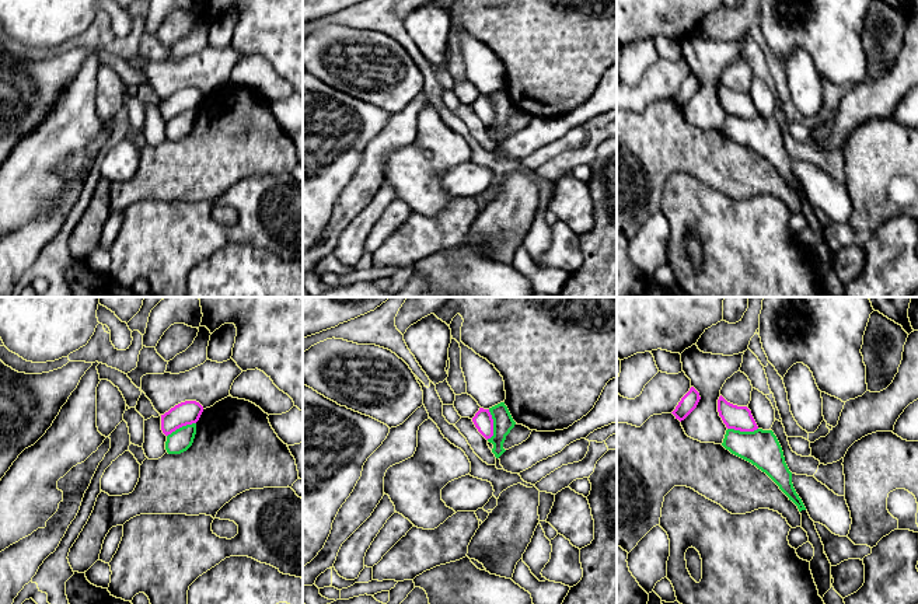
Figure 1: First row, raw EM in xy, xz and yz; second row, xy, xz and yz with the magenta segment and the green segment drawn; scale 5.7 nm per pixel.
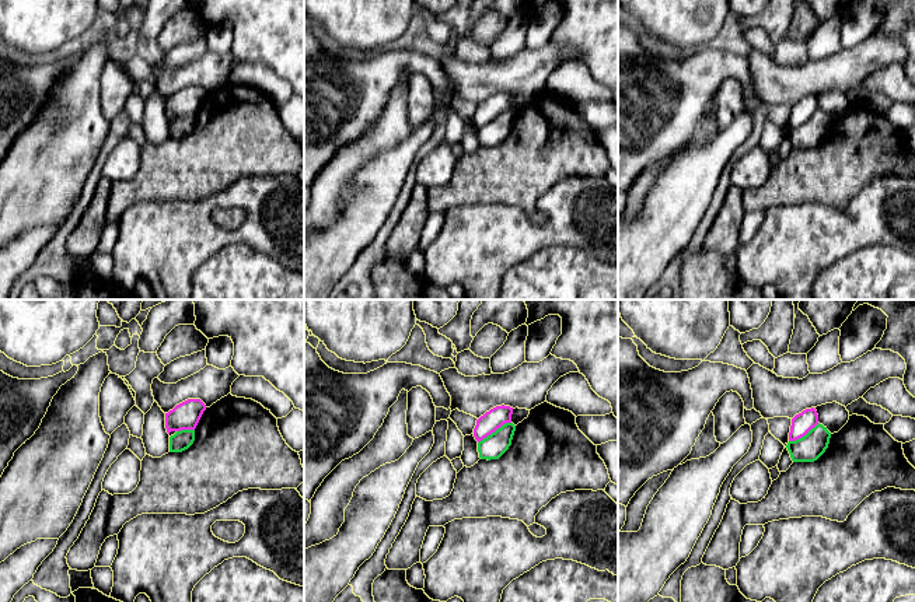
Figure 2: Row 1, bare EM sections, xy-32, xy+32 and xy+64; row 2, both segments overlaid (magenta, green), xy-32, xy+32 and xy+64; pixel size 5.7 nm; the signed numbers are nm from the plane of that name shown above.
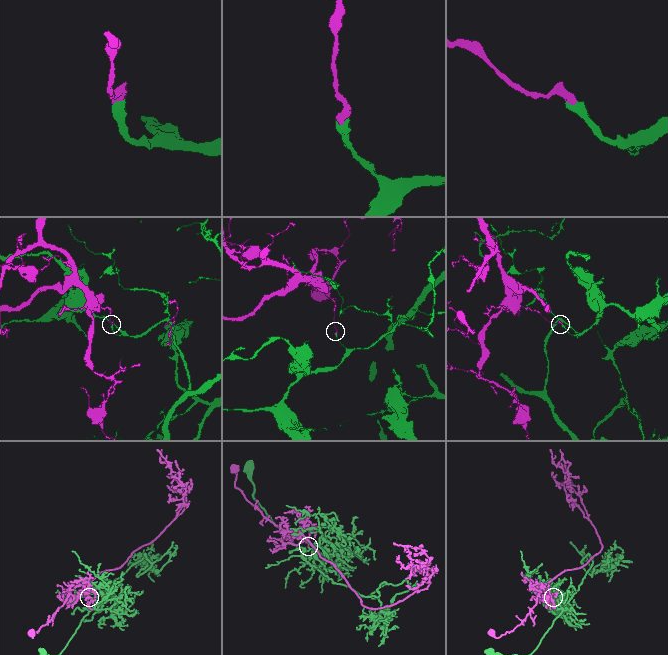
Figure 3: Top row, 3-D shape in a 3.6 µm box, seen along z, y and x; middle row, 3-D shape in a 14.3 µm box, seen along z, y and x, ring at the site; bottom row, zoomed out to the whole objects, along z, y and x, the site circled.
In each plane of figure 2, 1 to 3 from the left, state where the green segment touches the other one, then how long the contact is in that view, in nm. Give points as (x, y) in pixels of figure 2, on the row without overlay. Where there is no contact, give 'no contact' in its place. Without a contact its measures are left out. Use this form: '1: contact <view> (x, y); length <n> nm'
1: contact xy-32 (185, 115); length 110 nm
2: contact xy+32 (493, 118); length 220 nm
3: contact xy+64 (803, 122); length 200 nm

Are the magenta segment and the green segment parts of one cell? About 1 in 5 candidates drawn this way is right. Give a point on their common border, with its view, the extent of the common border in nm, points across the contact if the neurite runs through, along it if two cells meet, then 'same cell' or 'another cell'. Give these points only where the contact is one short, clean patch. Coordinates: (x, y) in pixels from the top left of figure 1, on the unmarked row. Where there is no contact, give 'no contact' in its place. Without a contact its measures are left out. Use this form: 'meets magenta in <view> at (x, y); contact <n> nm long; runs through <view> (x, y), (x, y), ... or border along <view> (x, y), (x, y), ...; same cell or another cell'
meets magenta in xz at (492, 111); contact 180 nm long; border along xz (488, 95), (492, 104), (492, 121), (487, 125); another cell

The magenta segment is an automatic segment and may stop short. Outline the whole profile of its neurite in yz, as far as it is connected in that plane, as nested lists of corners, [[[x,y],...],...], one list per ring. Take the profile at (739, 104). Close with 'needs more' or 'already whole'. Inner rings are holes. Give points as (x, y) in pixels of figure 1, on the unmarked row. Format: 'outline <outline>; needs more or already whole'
outline [[[722,81],[718,85],[718,98],[727,115],[754,118],[758,115],[751,97],[727,88]]]; already whole

